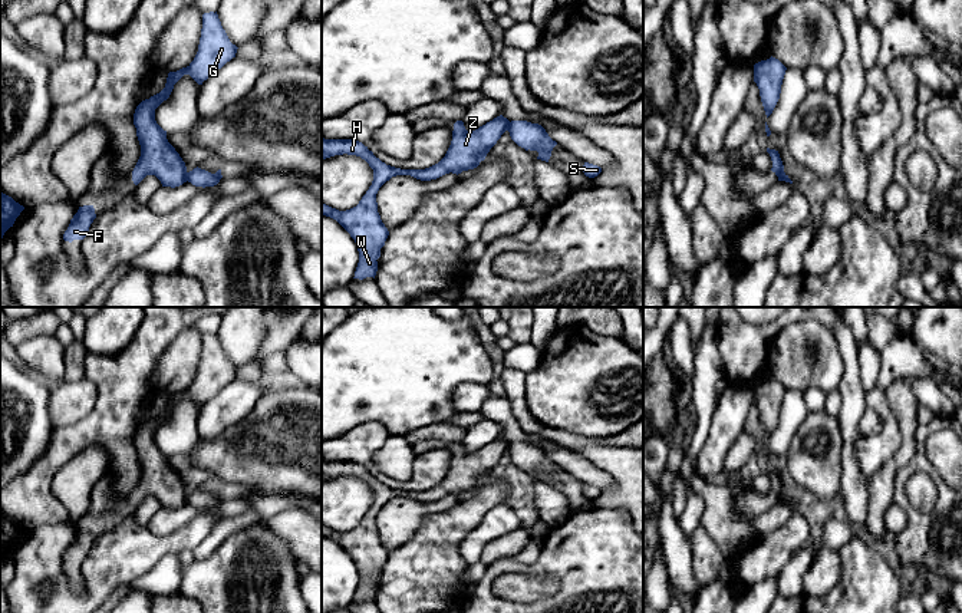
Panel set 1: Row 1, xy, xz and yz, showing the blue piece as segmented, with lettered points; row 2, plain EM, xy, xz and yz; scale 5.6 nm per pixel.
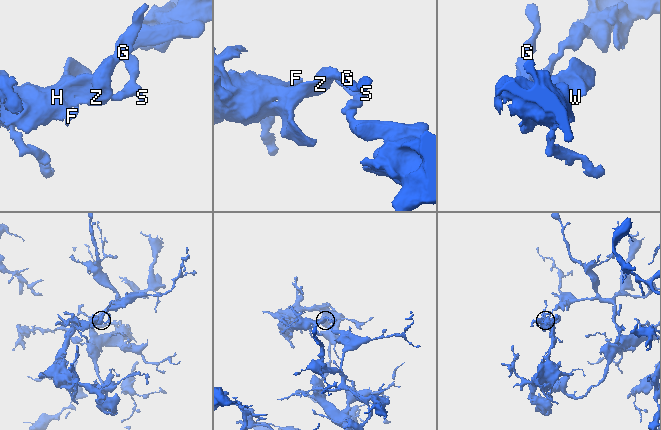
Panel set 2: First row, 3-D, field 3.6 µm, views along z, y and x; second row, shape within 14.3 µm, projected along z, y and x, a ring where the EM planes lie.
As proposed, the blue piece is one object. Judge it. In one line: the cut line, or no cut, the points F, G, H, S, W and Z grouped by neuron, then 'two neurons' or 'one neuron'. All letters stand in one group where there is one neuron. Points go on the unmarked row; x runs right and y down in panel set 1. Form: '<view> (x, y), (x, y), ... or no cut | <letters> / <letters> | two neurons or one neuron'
xy (188, 494), (185, 501) | F G H W Z / S | two neurons

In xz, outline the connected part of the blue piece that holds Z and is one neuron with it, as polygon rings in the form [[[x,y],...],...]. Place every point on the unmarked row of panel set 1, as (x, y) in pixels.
[[[503,436],[494,439],[475,452],[467,452],[462,442],[454,445],[452,462],[445,478],[425,491],[401,491],[386,487],[362,464],[353,461],[324,461],[322,458],[322,481],[335,477],[356,477],[373,491],[373,502],[359,525],[339,533],[322,524],[322,537],[336,541],[355,561],[359,584],[353,600],[363,602],[376,597],[380,570],[389,557],[378,534],[376,515],[379,510],[396,497],[411,497],[421,502],[436,501],[445,495],[461,495],[474,491],[485,481],[490,471],[508,451],[510,442]]]

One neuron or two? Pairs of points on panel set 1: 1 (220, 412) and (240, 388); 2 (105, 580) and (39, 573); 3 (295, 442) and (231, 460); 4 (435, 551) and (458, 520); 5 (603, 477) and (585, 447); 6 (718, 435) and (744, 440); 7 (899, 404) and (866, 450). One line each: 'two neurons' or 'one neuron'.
1: one neuron
2: one neuron
3: one neuron
4: one neuron
5: two neurons
6: two neurons
7: two neurons

